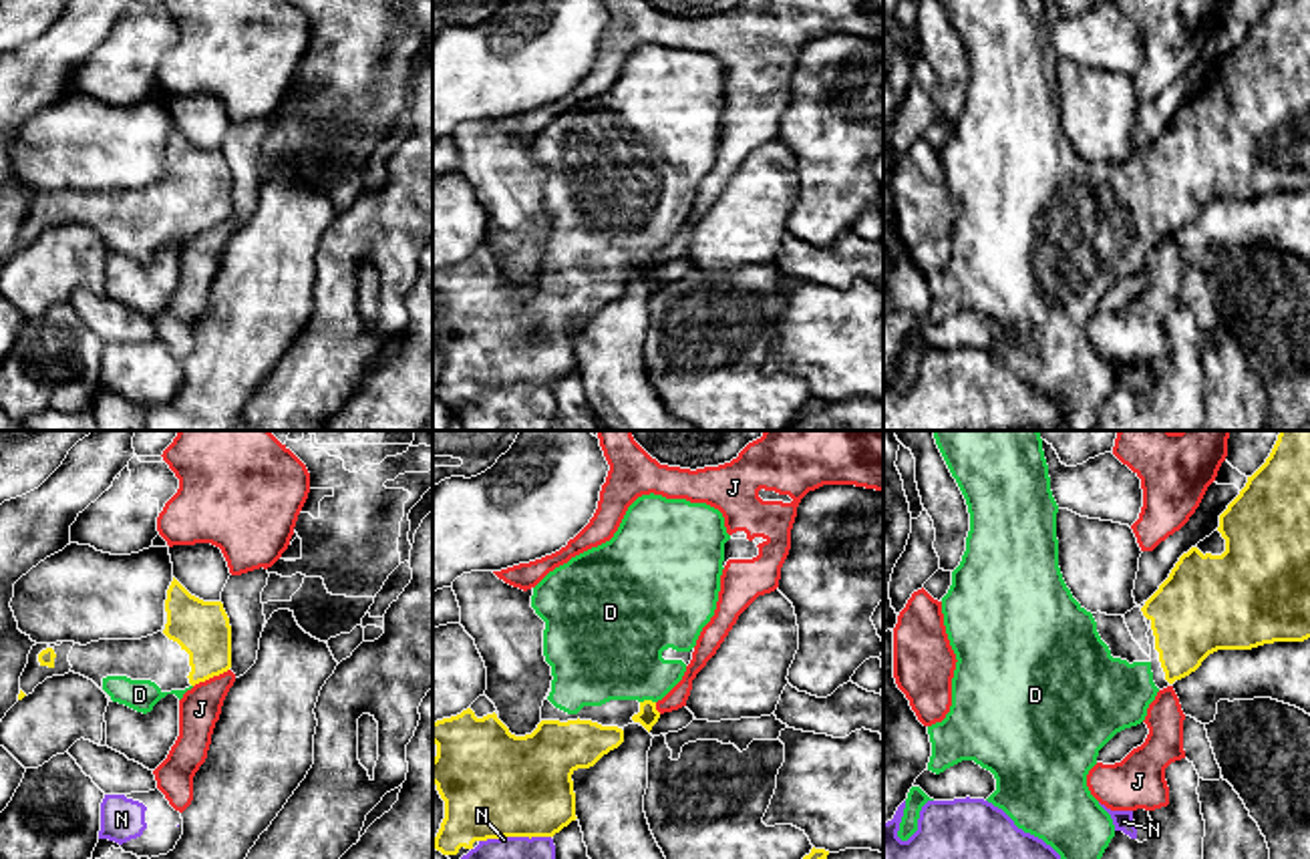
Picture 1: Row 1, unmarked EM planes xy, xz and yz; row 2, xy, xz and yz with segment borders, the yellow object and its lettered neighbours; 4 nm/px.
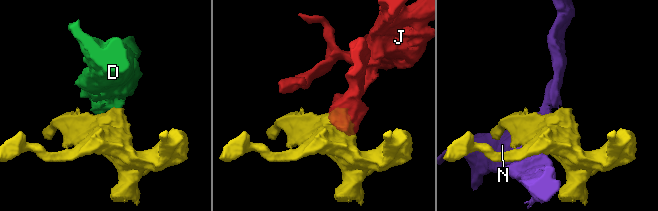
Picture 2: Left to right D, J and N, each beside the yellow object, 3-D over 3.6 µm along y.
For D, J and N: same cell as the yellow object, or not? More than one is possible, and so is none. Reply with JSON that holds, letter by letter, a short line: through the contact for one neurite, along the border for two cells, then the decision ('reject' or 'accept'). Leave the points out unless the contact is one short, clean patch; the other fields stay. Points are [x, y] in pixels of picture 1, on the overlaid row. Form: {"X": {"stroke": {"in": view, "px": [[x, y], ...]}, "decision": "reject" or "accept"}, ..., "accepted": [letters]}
{"D": {"decision": "accept"}, "J": {"stroke": {"in": "xy", "px": [[228, 668], [194, 686]]}, "decision": "reject"}, "N": {"decision": "reject"}, "accepted": ["D"]}

